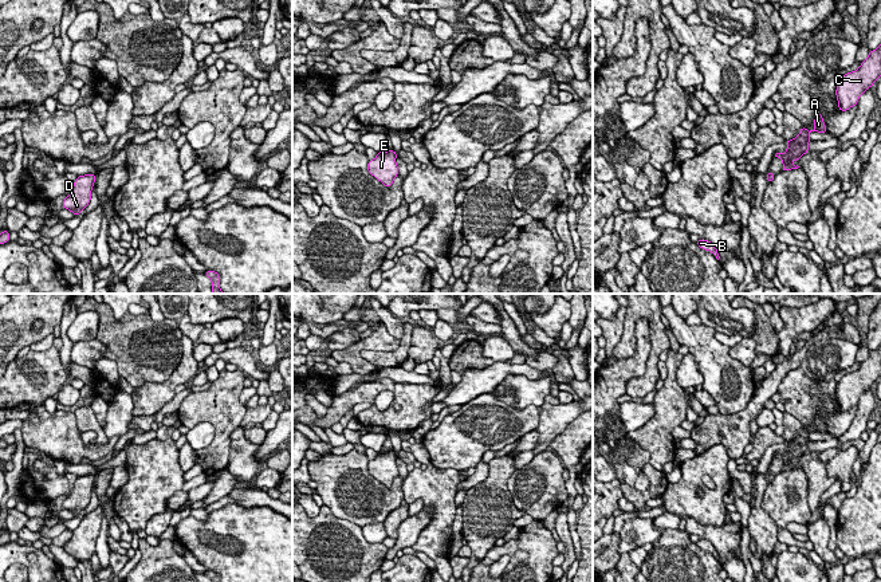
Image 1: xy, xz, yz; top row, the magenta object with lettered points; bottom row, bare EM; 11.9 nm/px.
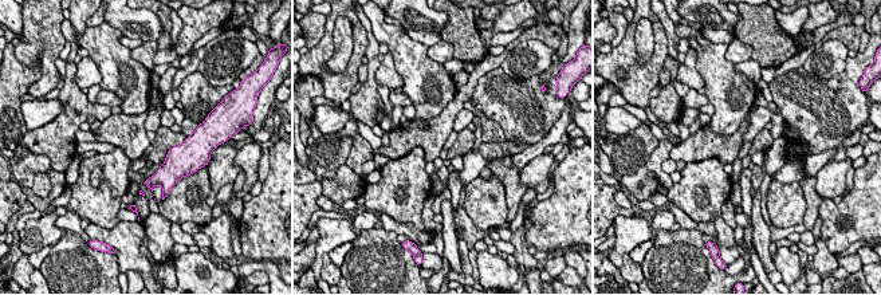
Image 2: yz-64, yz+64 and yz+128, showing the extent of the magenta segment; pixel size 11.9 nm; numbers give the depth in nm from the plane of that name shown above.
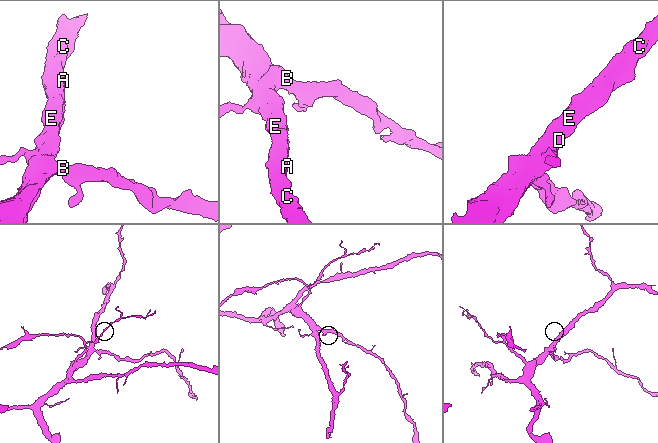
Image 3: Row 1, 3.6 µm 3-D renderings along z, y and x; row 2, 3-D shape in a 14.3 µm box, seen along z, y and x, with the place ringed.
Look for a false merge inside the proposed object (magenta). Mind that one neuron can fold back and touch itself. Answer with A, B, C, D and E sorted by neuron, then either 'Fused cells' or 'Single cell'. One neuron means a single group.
Groups: A B C D E. Single cell

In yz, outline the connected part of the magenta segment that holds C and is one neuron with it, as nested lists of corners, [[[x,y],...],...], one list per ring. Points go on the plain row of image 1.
[[[881,345],[878,349],[869,351],[858,370],[845,374],[837,385],[835,396],[838,409],[847,412],[858,404],[864,392],[873,386],[881,377]]]

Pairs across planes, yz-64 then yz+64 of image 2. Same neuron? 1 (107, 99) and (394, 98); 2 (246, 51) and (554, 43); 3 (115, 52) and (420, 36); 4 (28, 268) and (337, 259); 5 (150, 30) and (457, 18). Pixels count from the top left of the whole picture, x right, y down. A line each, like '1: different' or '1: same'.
1: same
2: different
3: different
4: different
5: different

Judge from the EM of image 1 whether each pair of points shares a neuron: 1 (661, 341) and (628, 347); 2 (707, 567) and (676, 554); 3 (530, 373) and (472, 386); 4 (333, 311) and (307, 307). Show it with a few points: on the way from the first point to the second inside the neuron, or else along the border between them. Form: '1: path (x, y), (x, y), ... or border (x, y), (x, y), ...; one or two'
1: path (655, 323), (651, 314), (638, 314), (629, 330); one
2: path (699, 567), (689, 567), (684, 562); one
3: path (515, 369), (502, 369), (487, 380); one
4: path (326, 310), (314, 309); one

